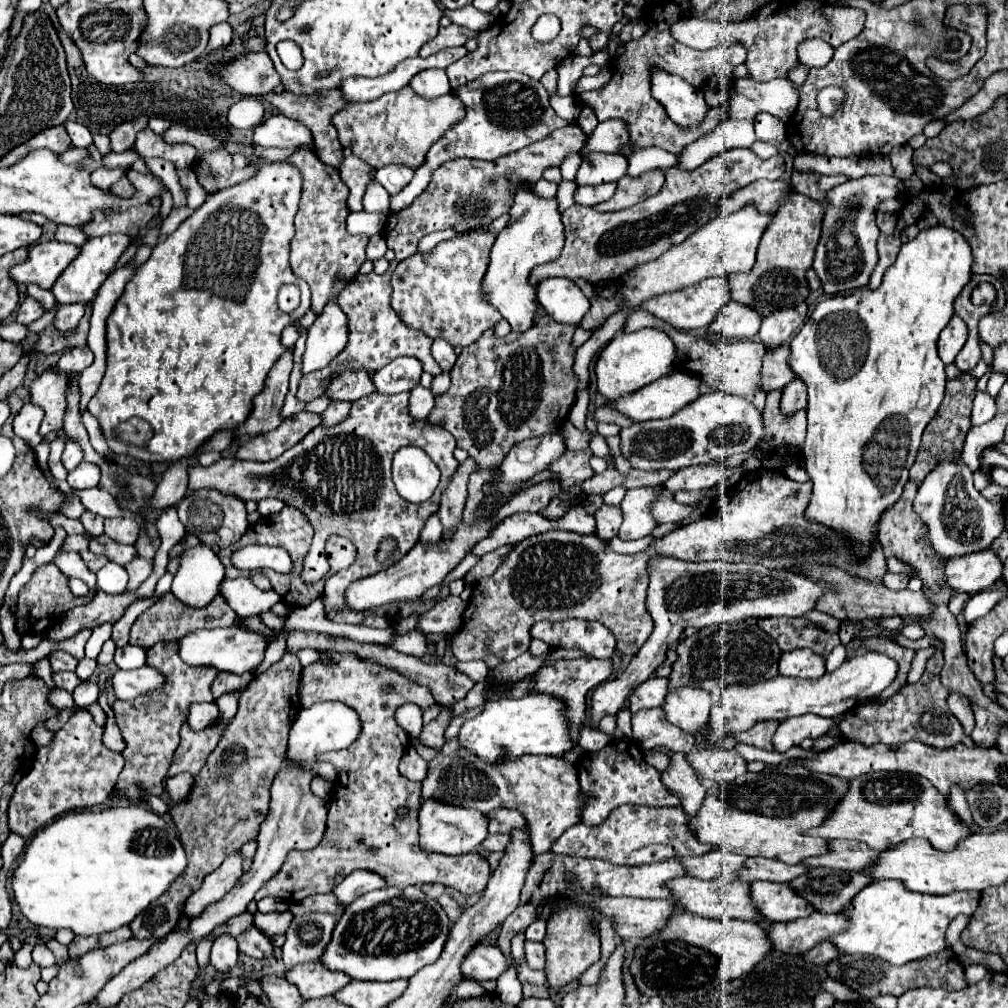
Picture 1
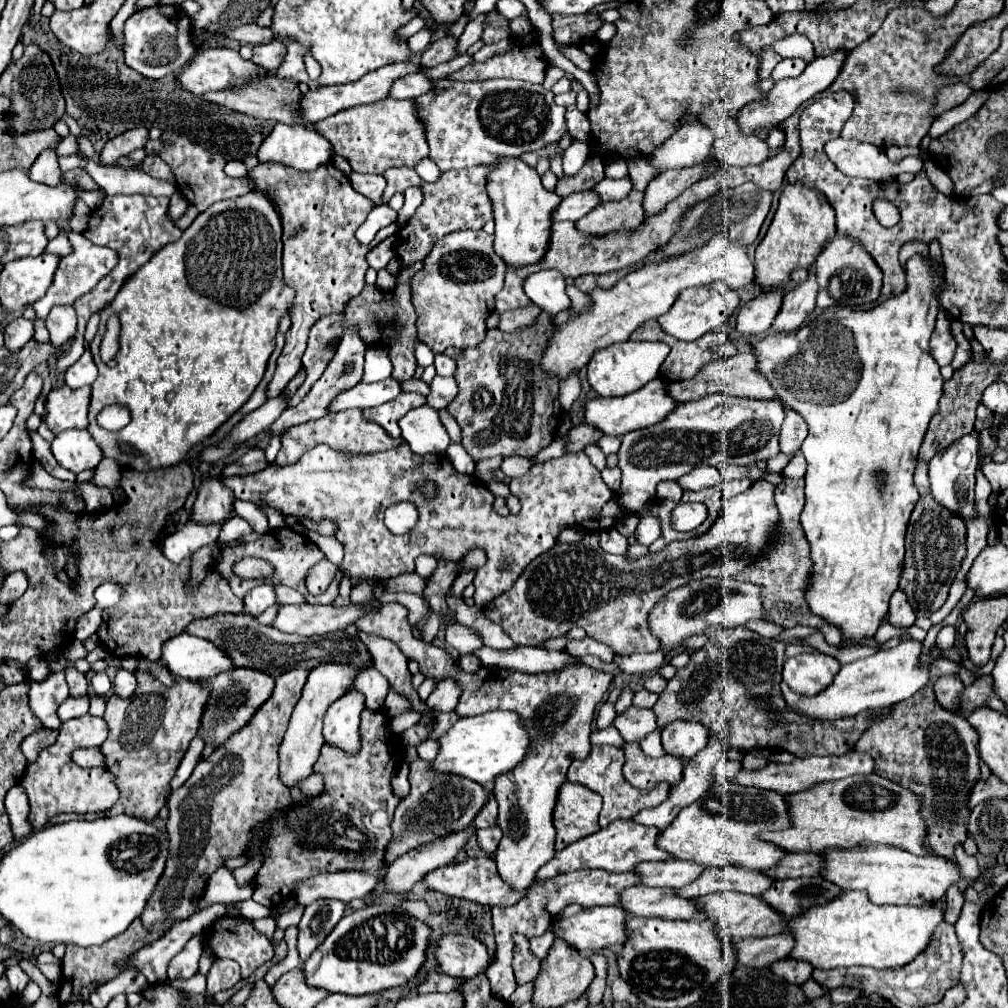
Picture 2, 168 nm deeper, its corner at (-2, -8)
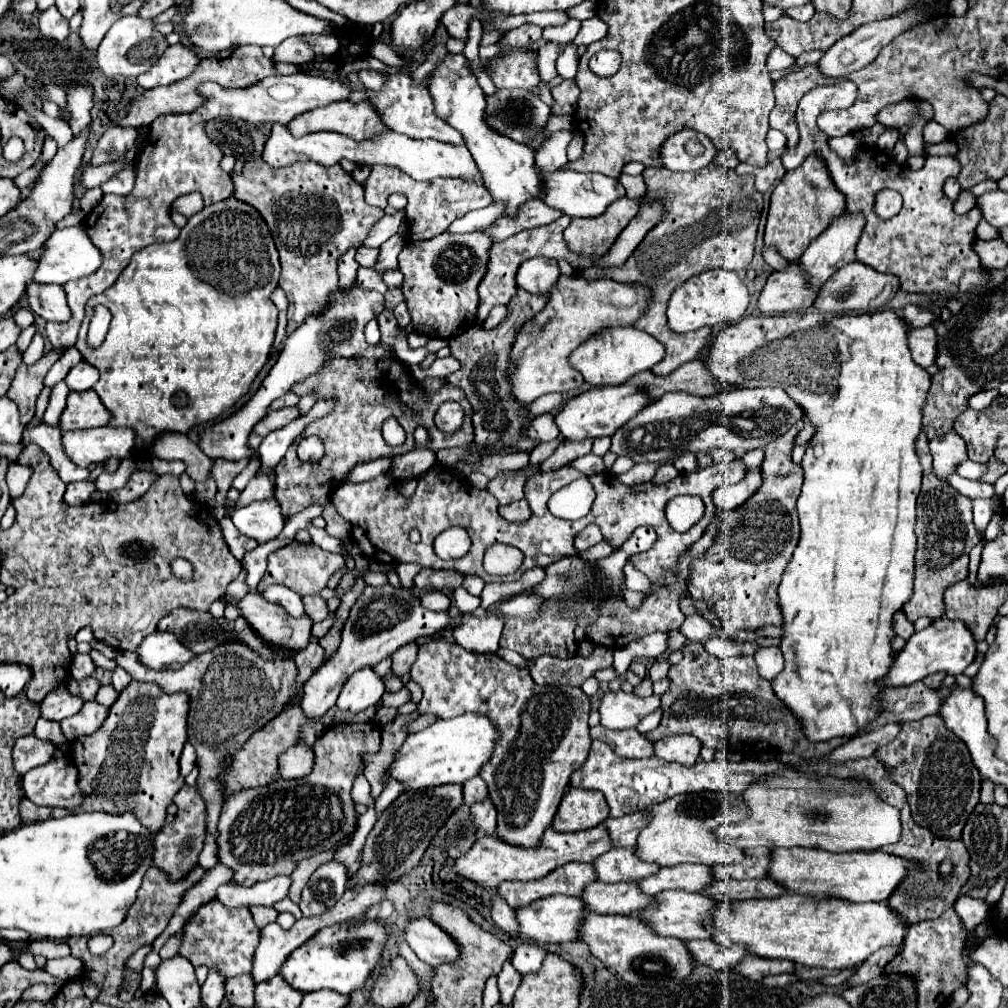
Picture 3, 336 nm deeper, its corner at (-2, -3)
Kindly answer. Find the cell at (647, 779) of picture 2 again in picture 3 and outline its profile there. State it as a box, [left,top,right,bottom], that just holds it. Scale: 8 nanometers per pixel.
[591,725,653,759]

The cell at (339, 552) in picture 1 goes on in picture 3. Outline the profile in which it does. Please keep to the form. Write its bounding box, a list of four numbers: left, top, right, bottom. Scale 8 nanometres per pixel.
[257,541,345,595]

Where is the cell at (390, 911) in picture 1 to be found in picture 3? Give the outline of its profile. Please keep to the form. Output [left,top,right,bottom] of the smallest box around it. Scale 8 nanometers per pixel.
[279,919,391,995]

